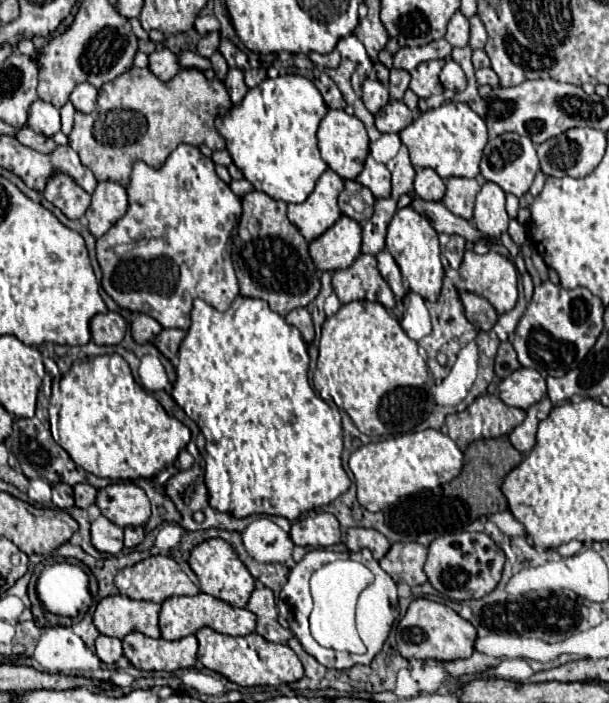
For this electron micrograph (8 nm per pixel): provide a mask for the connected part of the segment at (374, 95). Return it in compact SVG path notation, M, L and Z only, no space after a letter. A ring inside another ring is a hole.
M367 78L363 82L363 102L365 102L365 108L373 114L377 114L387 102L389 102L389 90L379 82L379 80L371 80Z

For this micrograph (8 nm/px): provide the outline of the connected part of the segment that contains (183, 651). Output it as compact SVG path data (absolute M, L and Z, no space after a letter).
M131 632L123 638L123 652L127 656L127 660L139 668L139 670L165 670L165 672L173 672L179 668L193 668L197 662L197 638L195 636L185 636L181 640L163 640L163 638L149 638L141 632Z

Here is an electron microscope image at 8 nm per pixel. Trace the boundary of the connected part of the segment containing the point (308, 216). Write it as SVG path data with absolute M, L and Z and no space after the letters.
M325 170L305 202L289 204L289 220L299 228L307 242L321 236L339 220L341 212L337 208L337 196L341 188L343 178L333 170Z

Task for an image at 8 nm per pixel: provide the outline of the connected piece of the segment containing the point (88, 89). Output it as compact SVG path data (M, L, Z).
M89 82L77 84L71 92L71 104L77 112L93 112L93 108L97 106L97 90Z

